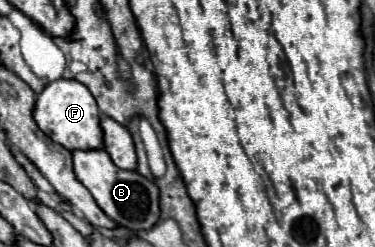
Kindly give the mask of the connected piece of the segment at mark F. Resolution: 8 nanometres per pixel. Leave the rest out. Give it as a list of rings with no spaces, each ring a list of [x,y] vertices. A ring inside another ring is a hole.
[[[58,79],[52,81],[38,97],[34,119],[38,127],[56,143],[66,147],[68,151],[88,151],[88,149],[104,149],[104,131],[100,127],[100,109],[96,99],[76,79]]]

